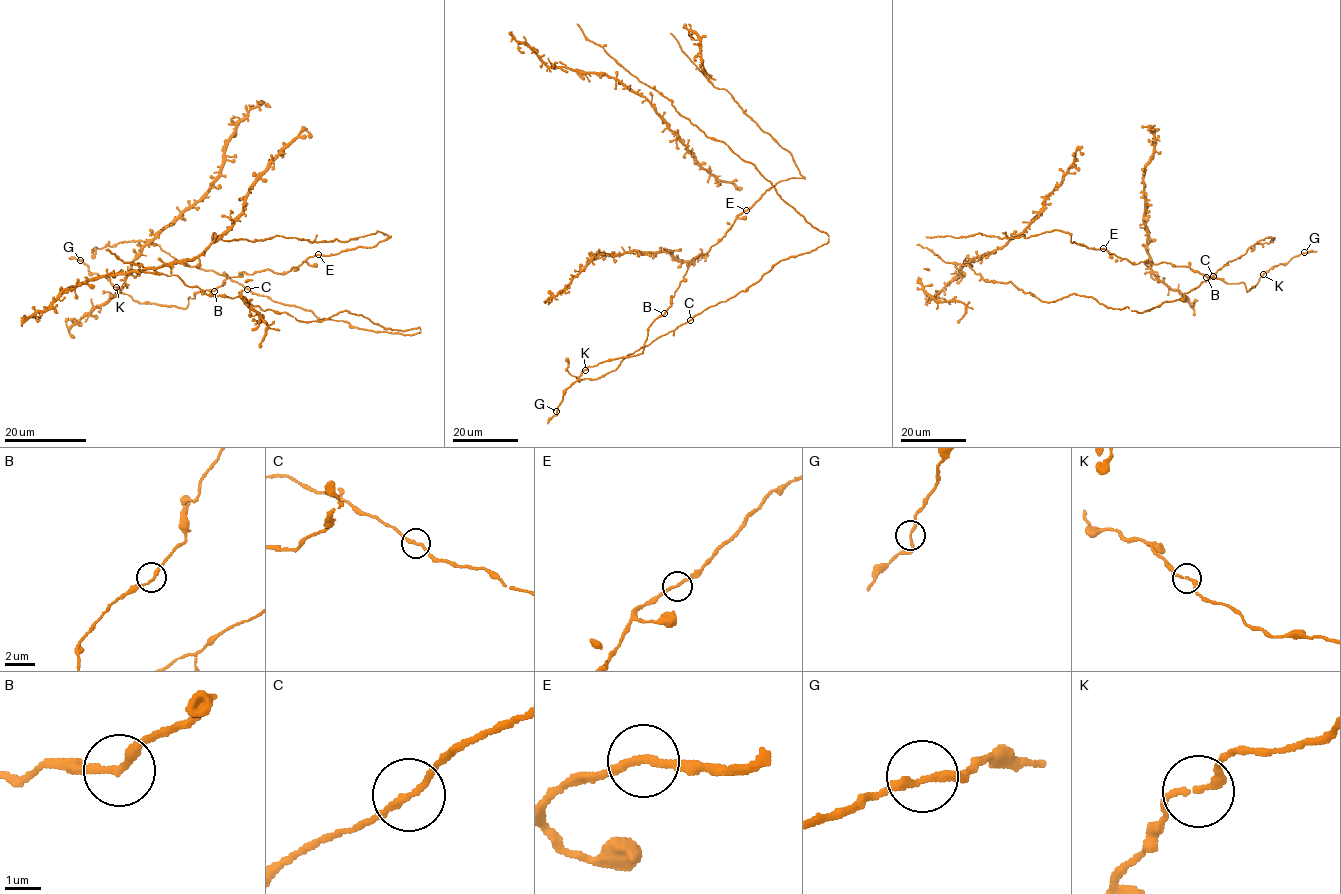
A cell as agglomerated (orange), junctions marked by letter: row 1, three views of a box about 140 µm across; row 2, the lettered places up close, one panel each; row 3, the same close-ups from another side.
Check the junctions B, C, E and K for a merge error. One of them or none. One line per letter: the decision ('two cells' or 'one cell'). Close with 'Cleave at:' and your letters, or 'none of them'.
B: one cell
C: one cell
E: one cell
K: one cell
Cleave at: none of them

